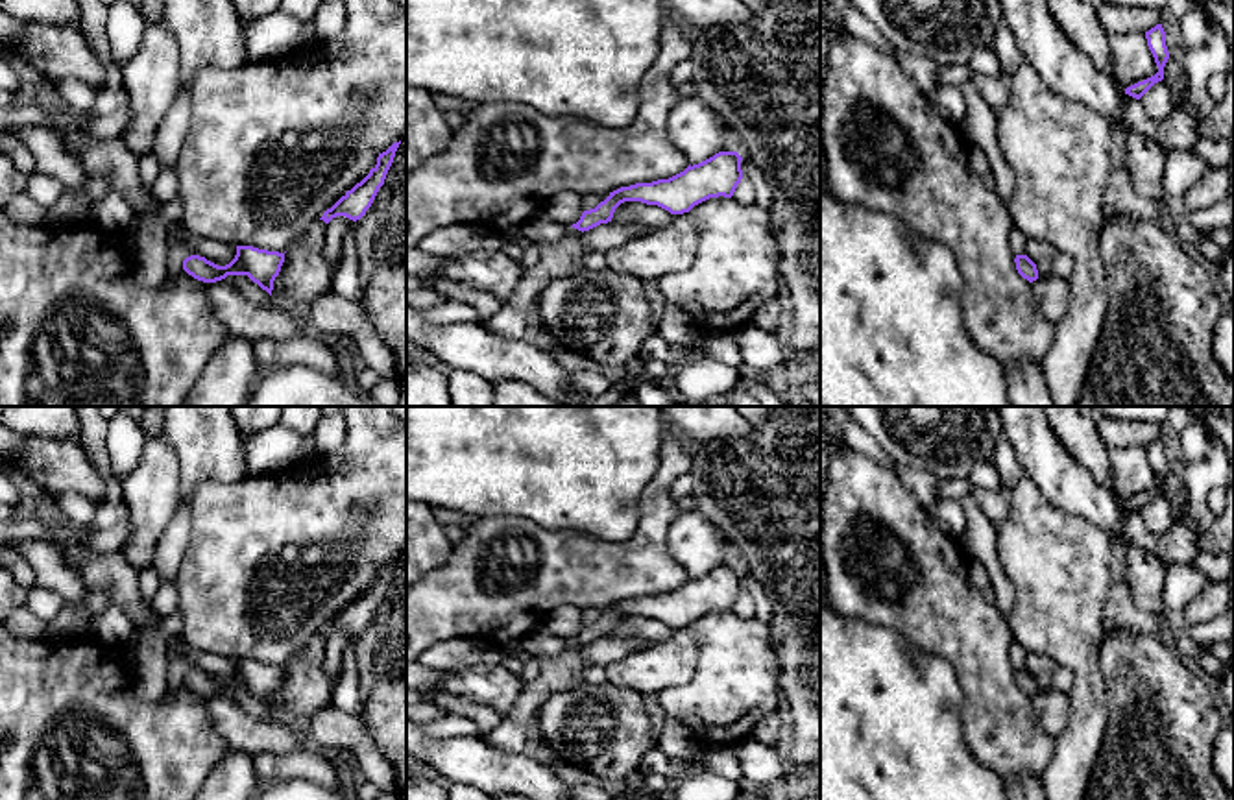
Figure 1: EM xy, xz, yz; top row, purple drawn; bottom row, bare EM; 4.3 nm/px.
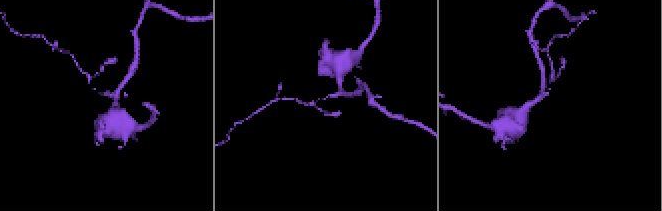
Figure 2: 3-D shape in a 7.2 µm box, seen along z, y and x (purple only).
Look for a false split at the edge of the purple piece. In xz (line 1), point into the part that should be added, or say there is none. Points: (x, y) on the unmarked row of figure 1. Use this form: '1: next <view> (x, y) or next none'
1: next none

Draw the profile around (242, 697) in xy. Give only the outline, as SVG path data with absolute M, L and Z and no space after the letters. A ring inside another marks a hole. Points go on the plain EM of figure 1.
M227 689L222 695L229 697L233 702L242 706L255 719L266 721L273 715L273 711L257 697L253 697L248 689Z

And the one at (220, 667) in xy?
M190 647L187 650L187 656L190 663L194 665L194 669L205 671L207 674L218 680L229 678L236 669L236 660L233 658L194 650Z

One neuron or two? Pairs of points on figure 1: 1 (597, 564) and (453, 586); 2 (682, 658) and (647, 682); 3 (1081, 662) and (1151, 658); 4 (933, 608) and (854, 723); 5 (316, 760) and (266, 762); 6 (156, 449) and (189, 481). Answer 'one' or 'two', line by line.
1: one
2: one
3: two
4: two
5: one
6: two

